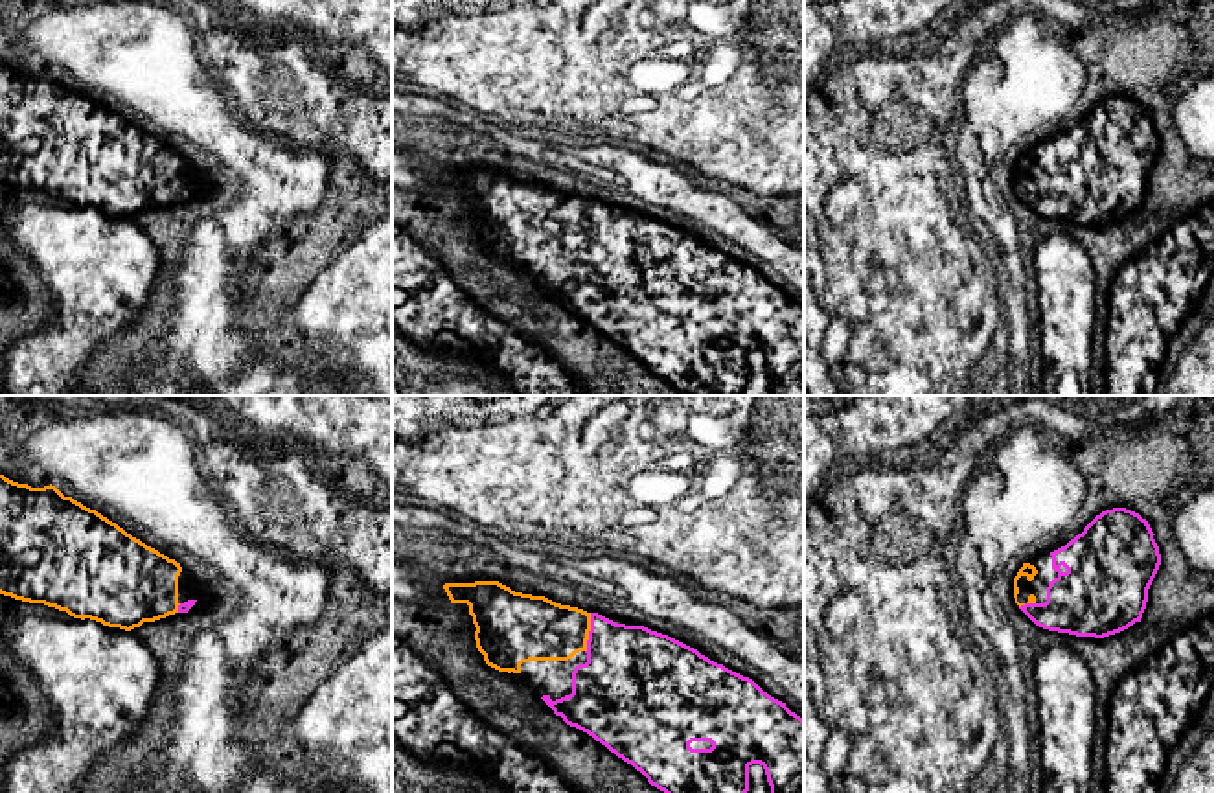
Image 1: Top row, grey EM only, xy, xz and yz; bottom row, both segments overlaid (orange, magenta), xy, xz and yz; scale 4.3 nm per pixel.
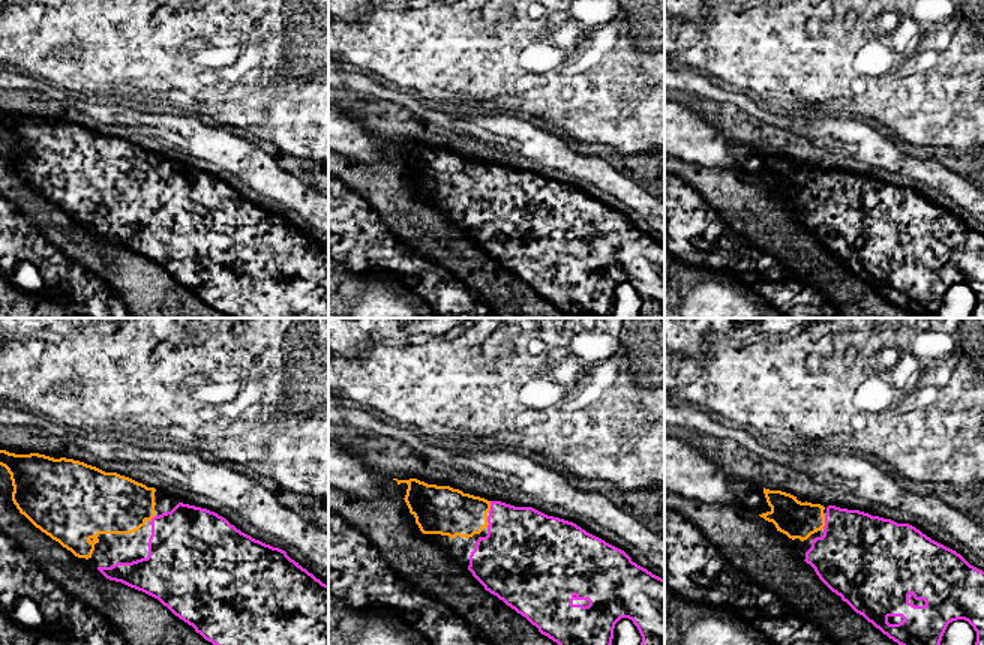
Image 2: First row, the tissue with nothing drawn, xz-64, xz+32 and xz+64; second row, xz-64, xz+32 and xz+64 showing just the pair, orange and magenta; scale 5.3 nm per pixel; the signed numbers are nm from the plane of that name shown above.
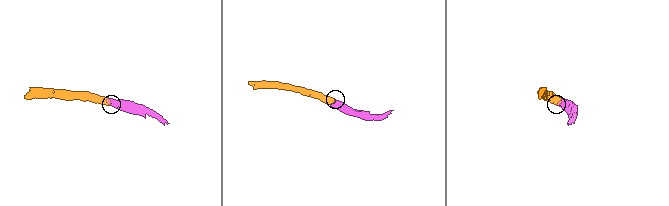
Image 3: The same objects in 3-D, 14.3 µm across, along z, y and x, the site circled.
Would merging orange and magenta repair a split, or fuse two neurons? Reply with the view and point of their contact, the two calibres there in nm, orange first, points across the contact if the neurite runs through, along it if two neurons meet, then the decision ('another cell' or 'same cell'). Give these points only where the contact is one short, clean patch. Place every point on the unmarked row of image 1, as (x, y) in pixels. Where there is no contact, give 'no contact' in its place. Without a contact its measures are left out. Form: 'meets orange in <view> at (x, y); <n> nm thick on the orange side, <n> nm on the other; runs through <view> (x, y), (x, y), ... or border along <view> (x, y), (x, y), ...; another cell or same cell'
meets orange in xz at (587, 221); 280 nm thick on the orange side, 400 nm on the other; same cell

